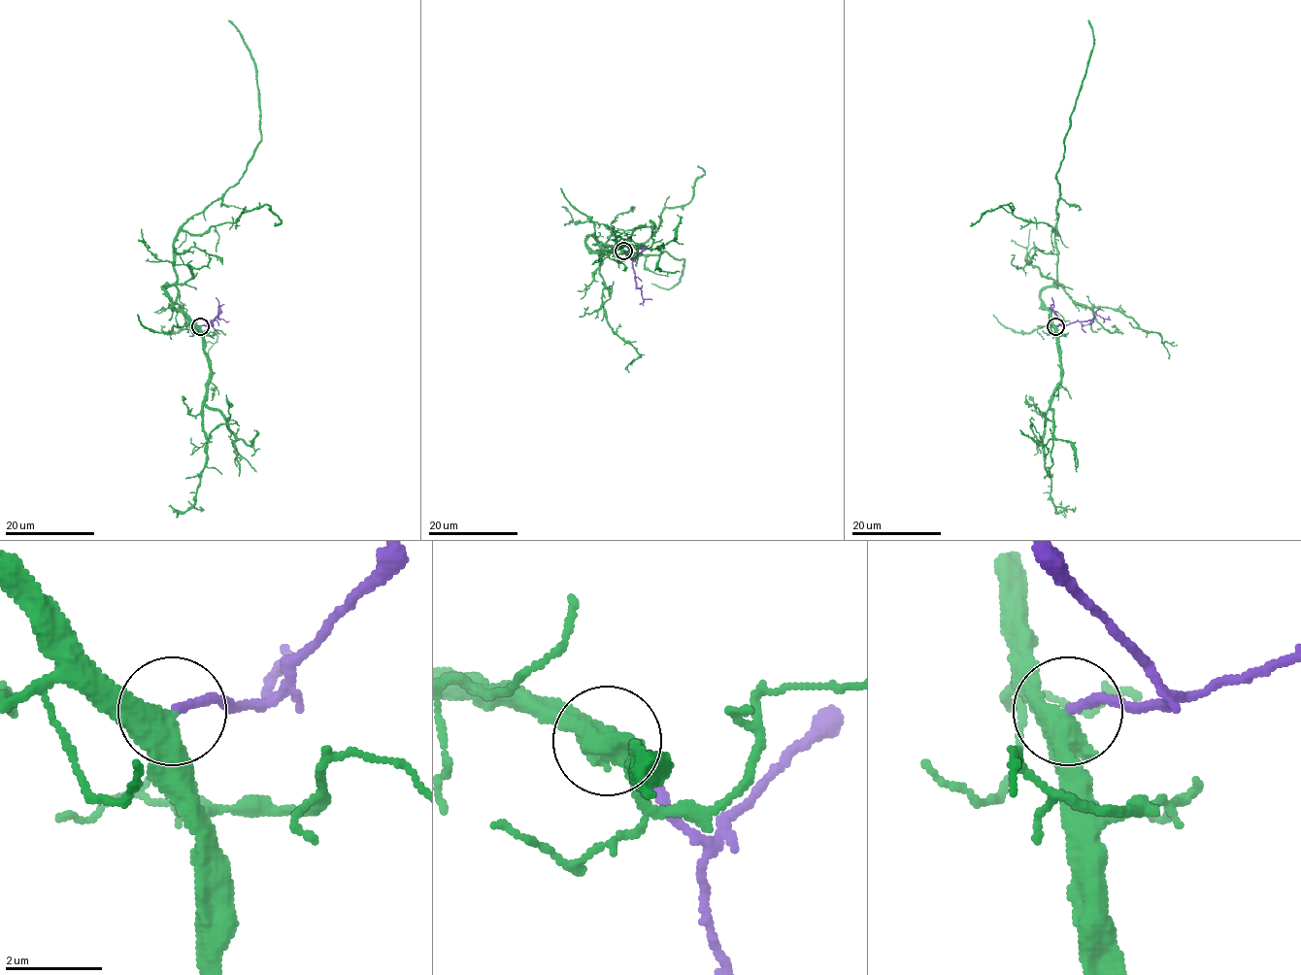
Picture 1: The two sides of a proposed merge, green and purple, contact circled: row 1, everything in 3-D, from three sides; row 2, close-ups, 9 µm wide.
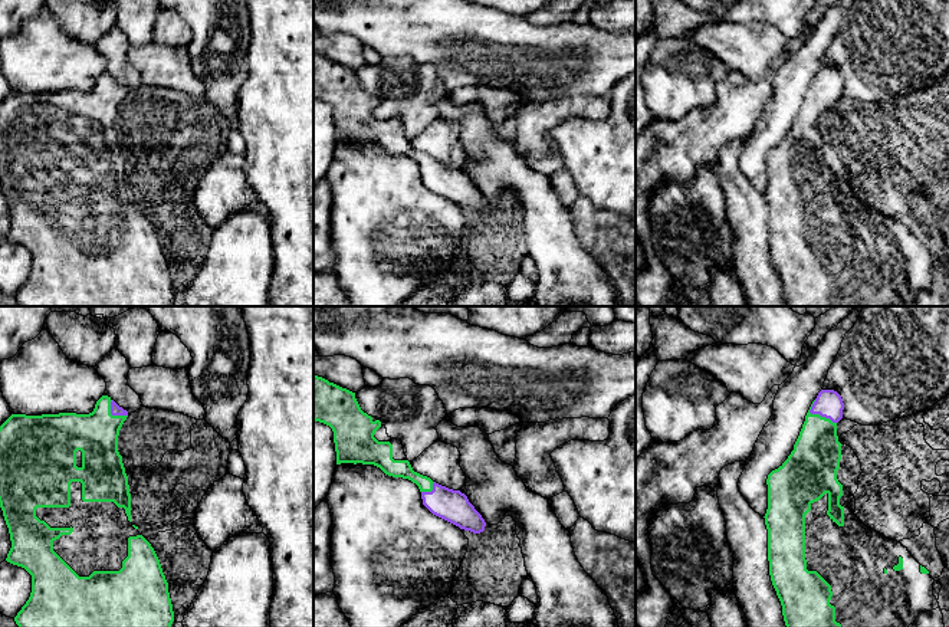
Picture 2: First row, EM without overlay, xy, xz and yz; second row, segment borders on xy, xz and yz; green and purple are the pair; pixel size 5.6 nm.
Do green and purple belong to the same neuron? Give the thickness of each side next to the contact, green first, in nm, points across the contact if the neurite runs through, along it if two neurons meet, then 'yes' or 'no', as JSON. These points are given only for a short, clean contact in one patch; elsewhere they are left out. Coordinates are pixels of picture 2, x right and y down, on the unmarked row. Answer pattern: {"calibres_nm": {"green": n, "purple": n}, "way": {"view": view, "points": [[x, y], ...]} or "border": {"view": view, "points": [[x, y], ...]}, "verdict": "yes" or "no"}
{"calibres_nm": {"green": 280, "purple": 160}, "way": {"view": "yz", "points": [[815, 135], [817, 92], [828, 81]]}, "verdict": "yes"}

